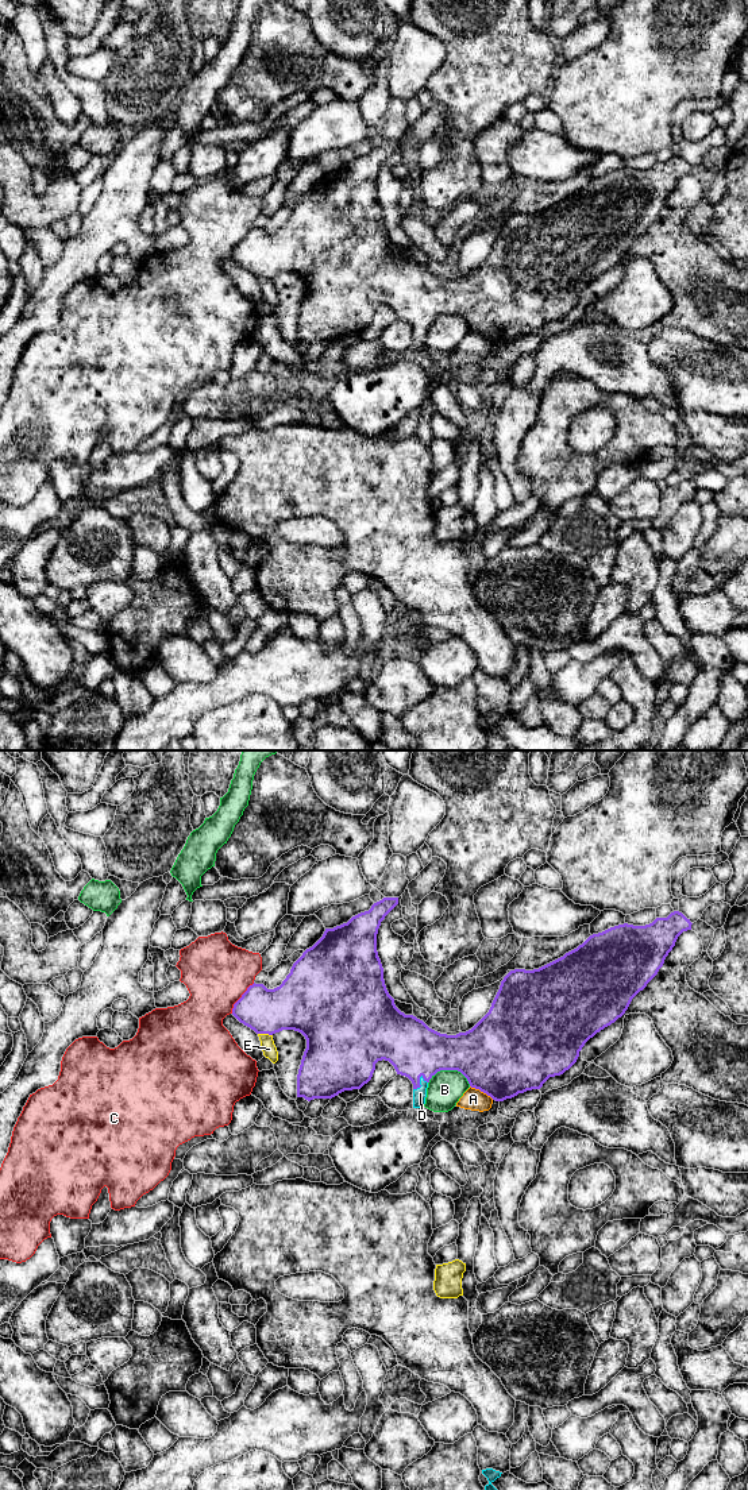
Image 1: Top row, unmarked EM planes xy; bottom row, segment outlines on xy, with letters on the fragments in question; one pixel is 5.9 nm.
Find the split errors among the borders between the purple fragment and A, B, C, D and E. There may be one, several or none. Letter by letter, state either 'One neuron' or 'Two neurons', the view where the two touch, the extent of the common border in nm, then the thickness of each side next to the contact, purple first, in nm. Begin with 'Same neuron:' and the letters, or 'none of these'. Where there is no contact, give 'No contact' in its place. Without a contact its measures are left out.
Same neuron: D
A: Two neurons. Touches purple in xy. Shared border 170 nm. Thickness 480 nm (purple) against 130 nm
B: Two neurons. Touches purple in xy. Shared border 260 nm. Thickness 400 nm (purple) against 200 nm
C: Two neurons. Touches purple in xy. Shared border 240 nm. Thickness 280 nm (purple) against 400 nm
D: One neuron. Touches purple in xy. Shared border 110 nm. Thickness 320 nm (purple) against 80 nm
E: Two neurons. Touches purple in xy. Shared border 90 nm. Thickness 300 nm (purple) against 90 nm

